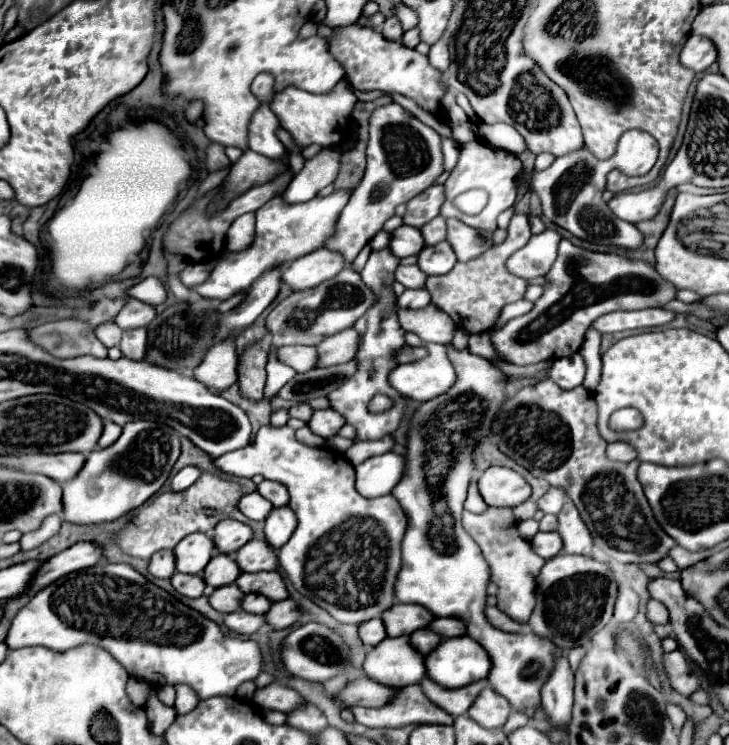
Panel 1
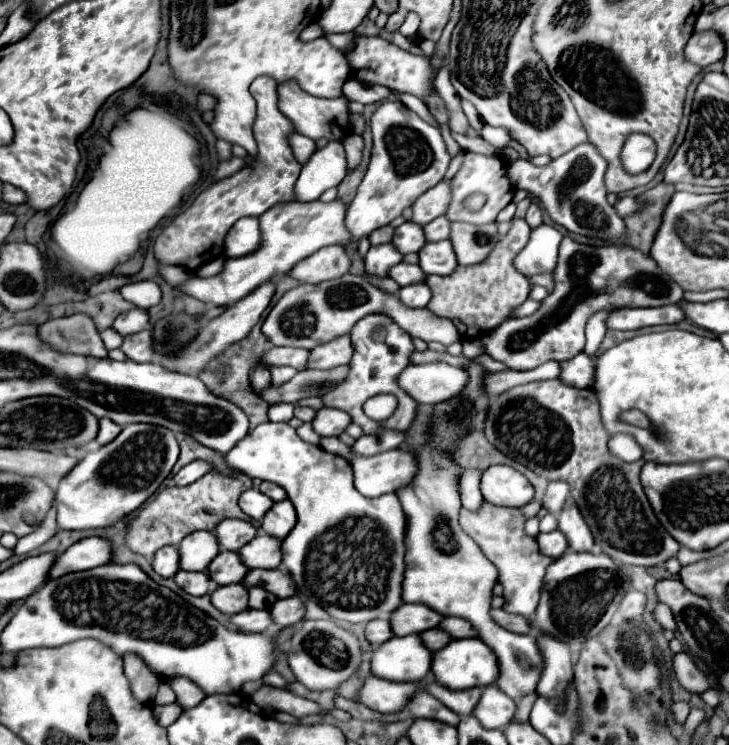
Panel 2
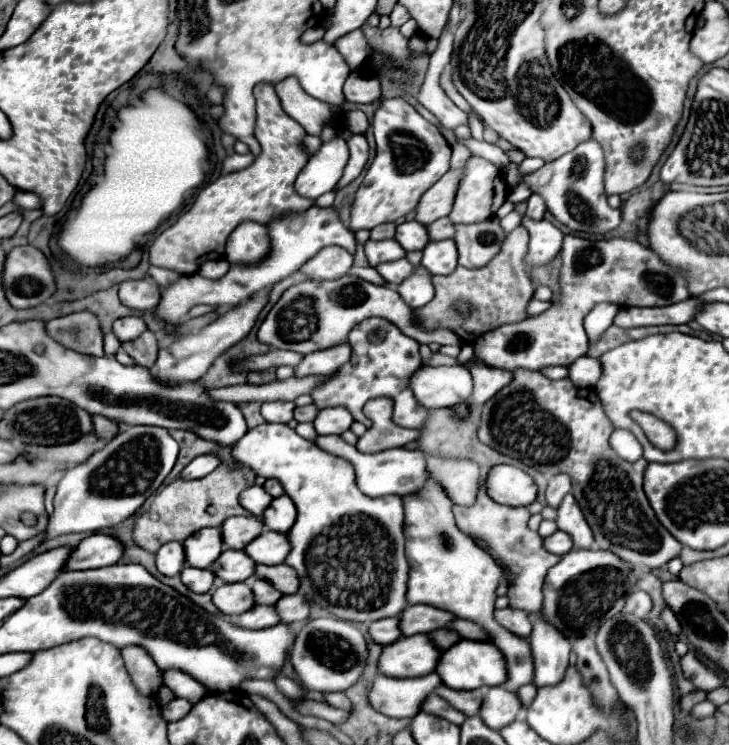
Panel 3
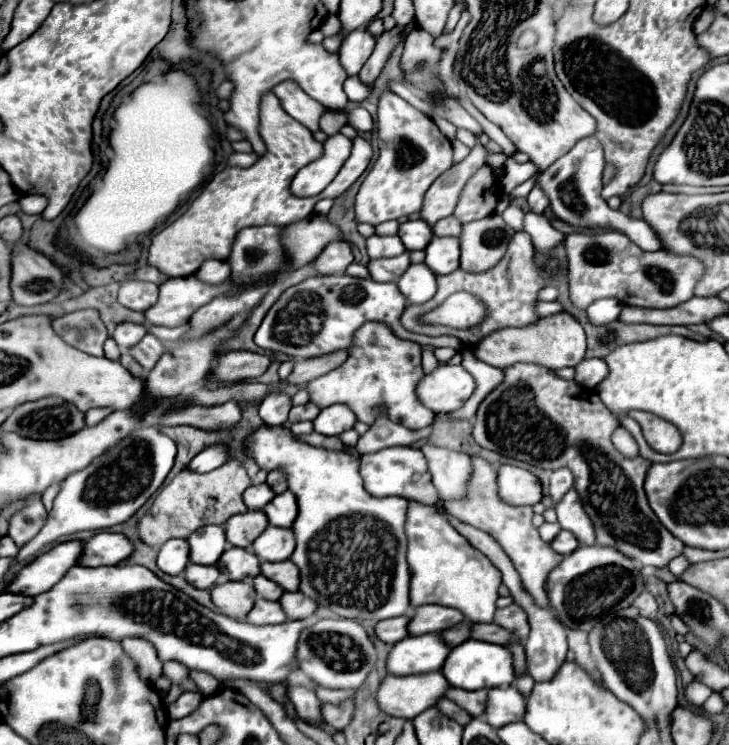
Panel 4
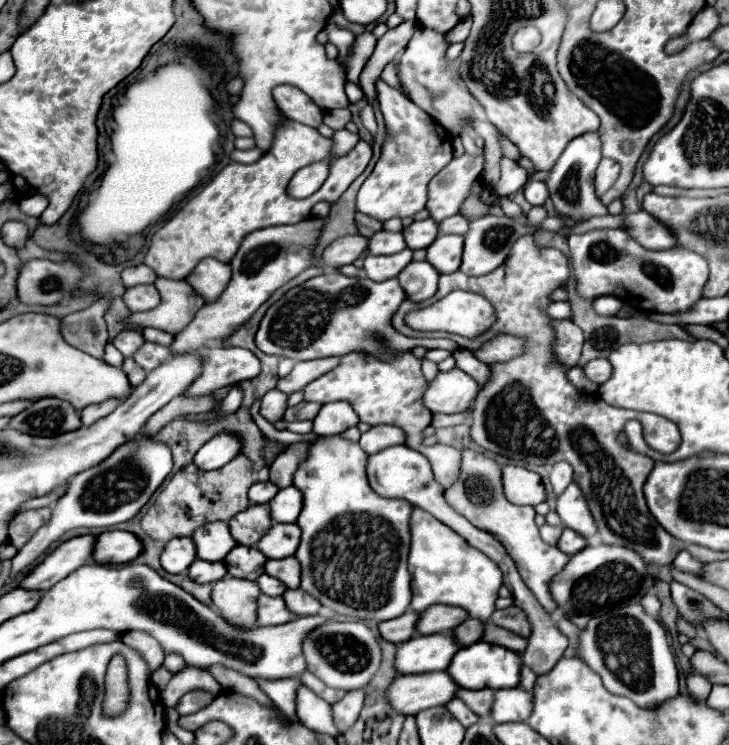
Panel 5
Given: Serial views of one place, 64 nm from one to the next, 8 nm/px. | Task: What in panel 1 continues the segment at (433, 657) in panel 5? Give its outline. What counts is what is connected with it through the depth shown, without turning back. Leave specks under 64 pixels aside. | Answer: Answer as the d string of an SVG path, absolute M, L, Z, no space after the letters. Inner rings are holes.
M408 636L386 638L370 648L362 668L368 678L390 688L418 684L426 676L424 656L412 648Z

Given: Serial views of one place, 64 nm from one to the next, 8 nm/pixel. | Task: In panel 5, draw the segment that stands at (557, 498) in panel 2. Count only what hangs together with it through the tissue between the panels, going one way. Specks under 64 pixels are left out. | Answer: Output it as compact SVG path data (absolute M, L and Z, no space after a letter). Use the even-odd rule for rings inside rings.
M564 462L554 464L552 472L550 472L550 482L552 482L554 494L560 496L568 488L568 484L572 482L572 468L570 468L570 464L564 464Z

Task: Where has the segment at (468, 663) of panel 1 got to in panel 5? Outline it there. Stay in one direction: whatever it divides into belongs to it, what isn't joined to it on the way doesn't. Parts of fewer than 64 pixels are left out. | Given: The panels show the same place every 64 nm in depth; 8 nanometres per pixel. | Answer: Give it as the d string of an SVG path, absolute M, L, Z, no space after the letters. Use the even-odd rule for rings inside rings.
M480 640L476 644L460 648L454 654L446 672L460 688L468 688L468 690L510 688L510 686L518 686L520 682L520 656L516 652L510 652L508 648L498 648L496 644L486 644Z

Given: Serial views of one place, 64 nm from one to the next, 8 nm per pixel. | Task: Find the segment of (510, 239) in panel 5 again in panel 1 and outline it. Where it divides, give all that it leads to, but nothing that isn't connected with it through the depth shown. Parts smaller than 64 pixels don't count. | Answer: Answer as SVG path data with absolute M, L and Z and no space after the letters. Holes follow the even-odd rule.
M454 218L446 220L446 228L448 228L446 240L450 242L460 262L468 262L480 256L482 252L486 252L488 248L492 248L492 232L488 230L484 232L484 230L470 228Z

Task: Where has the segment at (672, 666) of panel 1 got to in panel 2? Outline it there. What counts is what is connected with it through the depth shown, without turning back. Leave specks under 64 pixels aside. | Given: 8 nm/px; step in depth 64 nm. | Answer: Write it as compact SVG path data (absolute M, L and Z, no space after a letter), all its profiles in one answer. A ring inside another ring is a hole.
M686 652L674 654L672 666L674 666L674 672L676 672L676 680L680 682L680 686L684 690L694 692L694 694L700 694L700 692L704 692L704 690L710 688L706 676L694 666L690 654L686 654Z

